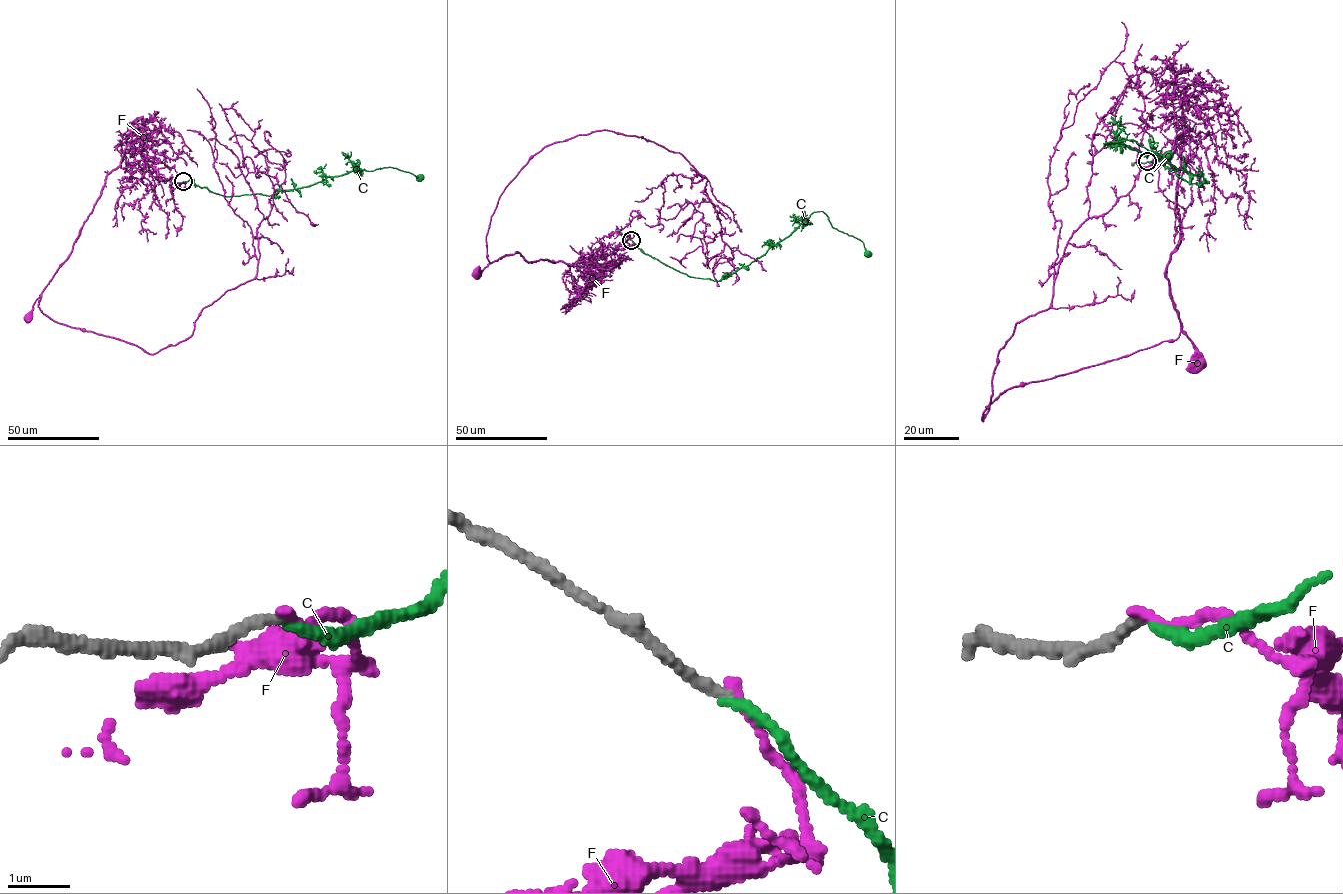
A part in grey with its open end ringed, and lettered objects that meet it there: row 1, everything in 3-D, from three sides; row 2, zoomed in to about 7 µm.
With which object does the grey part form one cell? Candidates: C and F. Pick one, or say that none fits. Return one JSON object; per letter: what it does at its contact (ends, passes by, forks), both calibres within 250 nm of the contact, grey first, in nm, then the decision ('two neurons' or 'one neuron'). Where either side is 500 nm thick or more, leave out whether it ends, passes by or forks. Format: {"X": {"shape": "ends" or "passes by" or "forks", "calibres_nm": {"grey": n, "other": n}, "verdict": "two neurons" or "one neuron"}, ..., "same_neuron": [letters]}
{"C": {"shape": "ends", "calibres_nm": {"grey": 180, "other": 140}, "verdict": "one neuron"}, "F": {"shape": "ends", "calibres_nm": {"grey": 170, "other": 140}, "verdict": "two neurons"}, "same_neuron": ["C"]}

